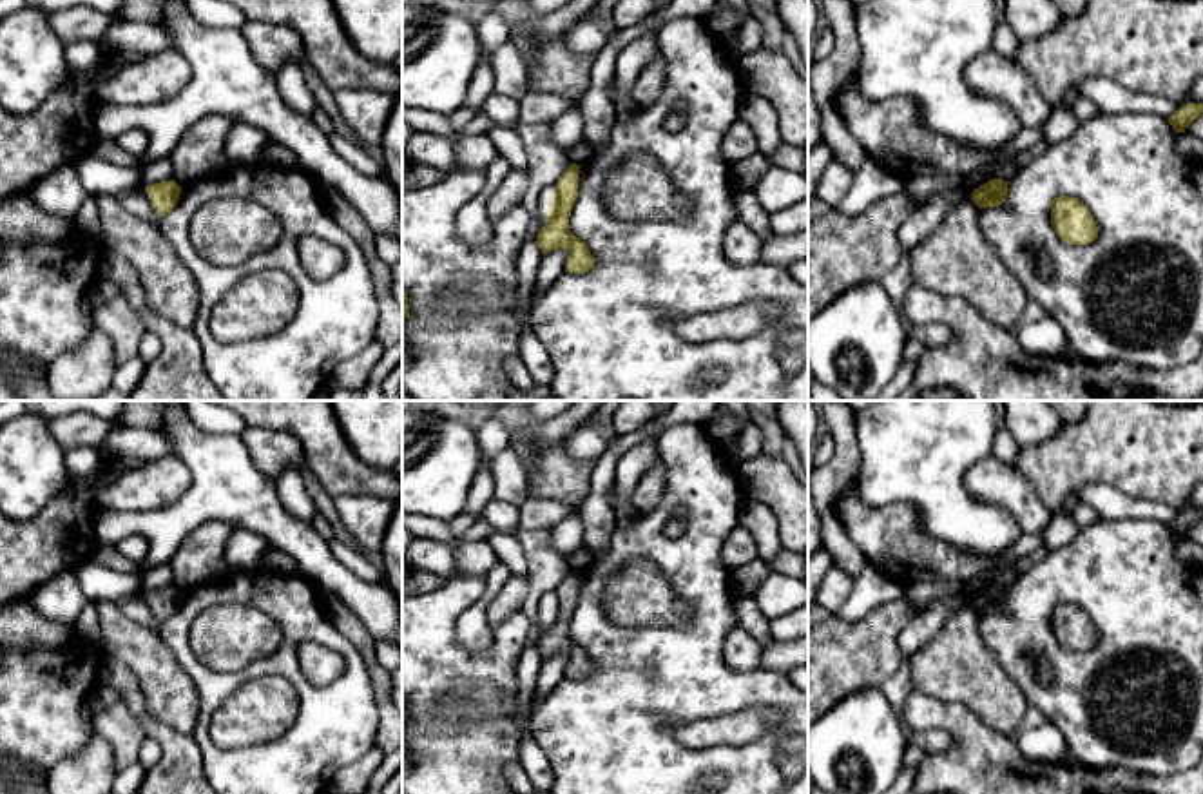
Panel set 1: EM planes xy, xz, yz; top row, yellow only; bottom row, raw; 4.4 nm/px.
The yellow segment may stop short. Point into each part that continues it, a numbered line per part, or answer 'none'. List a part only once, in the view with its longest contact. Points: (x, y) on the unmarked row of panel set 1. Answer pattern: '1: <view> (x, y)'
none

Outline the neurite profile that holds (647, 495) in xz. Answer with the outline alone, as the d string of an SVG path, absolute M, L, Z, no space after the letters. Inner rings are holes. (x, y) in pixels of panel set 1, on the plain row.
M656 455L654 466L641 477L638 482L634 493L632 493L632 502L640 515L647 515L654 511L665 491L665 468Z

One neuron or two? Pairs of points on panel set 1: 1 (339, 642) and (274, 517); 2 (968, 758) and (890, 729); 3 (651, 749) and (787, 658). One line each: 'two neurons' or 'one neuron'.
1: two neurons
2: two neurons
3: two neurons

